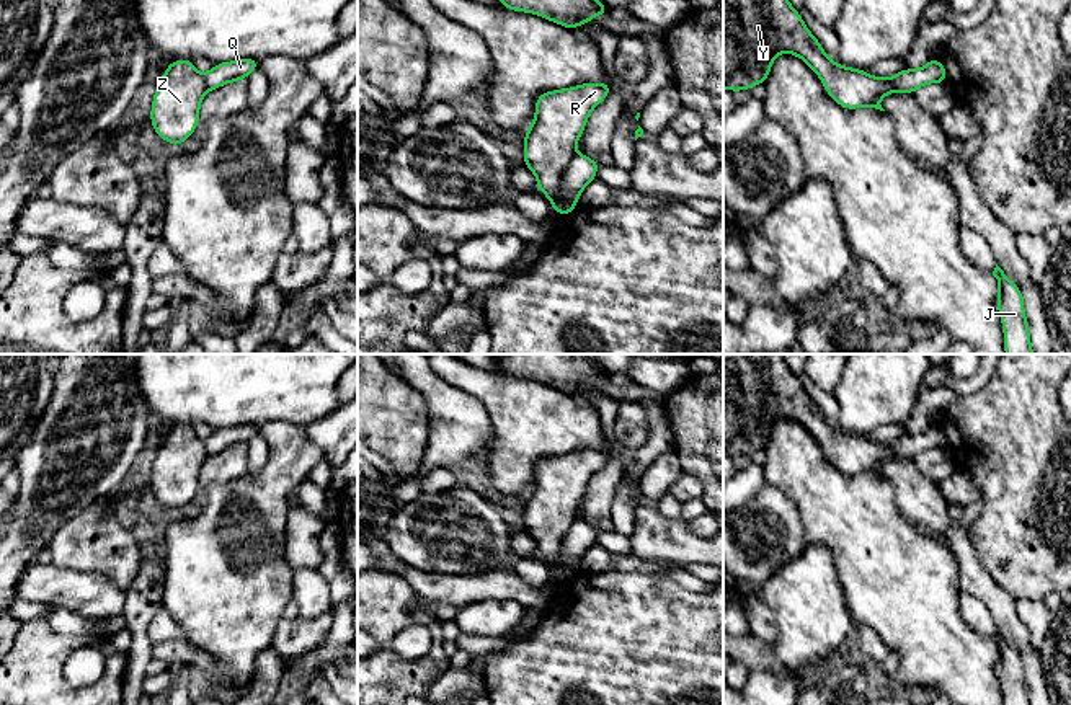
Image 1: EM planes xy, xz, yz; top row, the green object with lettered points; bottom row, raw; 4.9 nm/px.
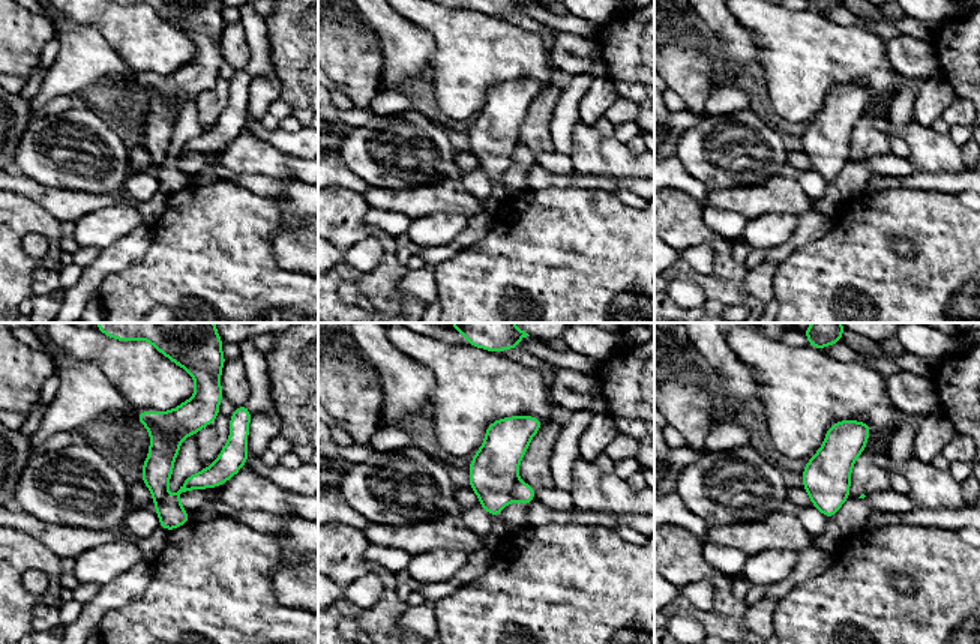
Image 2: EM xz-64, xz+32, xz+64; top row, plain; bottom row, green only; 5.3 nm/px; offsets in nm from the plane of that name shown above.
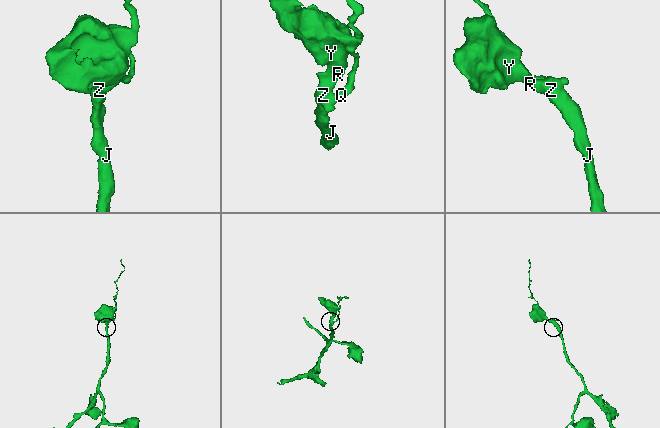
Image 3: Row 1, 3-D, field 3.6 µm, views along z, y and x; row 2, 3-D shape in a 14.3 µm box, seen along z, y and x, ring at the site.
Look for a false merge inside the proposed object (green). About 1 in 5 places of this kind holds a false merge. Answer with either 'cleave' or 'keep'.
keep

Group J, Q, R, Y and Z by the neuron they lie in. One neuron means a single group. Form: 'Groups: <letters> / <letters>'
Groups: J Q R Y Z

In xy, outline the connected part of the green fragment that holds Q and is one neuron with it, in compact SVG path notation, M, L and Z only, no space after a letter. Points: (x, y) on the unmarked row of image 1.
M176 424L157 447L150 475L150 488L157 501L175 514L189 504L199 490L199 473L209 455L245 446L258 436L258 424L216 429L207 439L199 439L191 424Z

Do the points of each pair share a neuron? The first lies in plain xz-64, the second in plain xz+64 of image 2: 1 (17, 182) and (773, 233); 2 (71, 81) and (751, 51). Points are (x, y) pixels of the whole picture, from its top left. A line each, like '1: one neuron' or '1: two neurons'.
1: two neurons
2: one neuron

